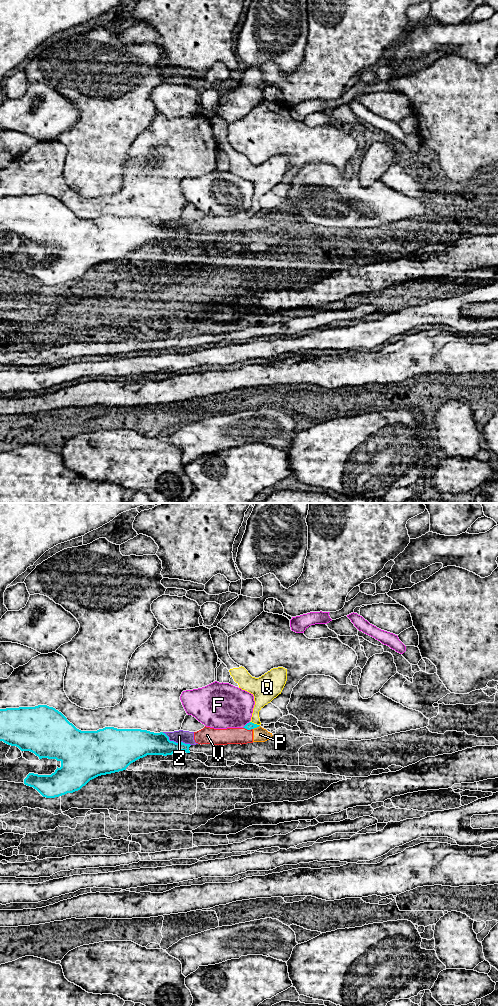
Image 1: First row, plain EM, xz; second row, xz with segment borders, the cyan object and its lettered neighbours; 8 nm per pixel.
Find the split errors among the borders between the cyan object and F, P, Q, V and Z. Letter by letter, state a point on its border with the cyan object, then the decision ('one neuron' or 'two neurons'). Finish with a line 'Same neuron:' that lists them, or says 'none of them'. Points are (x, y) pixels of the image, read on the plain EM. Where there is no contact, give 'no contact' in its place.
F: contact xz (246, 212); two neurons
P: contact xz (256, 215); two neurons
Q: contact xz (255, 212); one neuron
V: contact xz (248, 217); two neurons
Z: contact xz (175, 230); two neurons
Same neuron: Q

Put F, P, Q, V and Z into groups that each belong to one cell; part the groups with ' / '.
F / P V Z / Q

